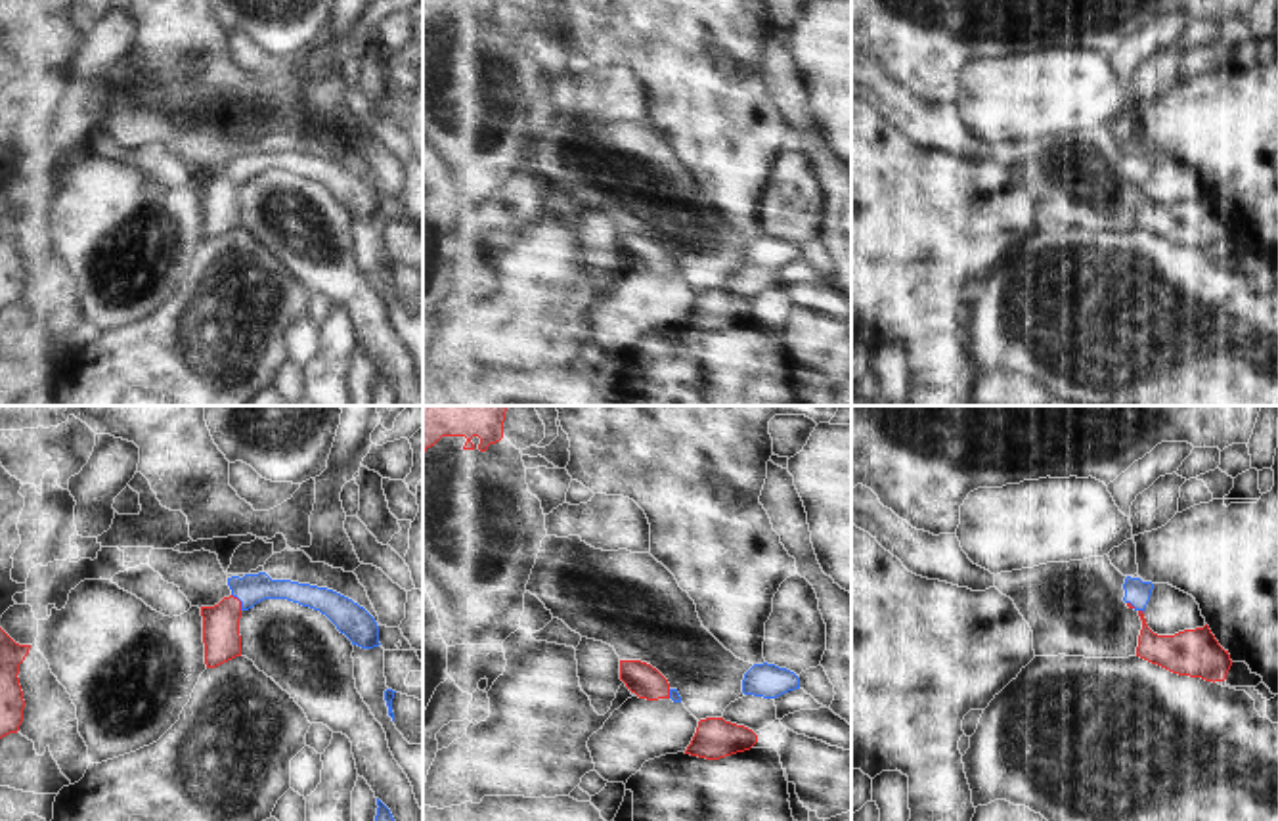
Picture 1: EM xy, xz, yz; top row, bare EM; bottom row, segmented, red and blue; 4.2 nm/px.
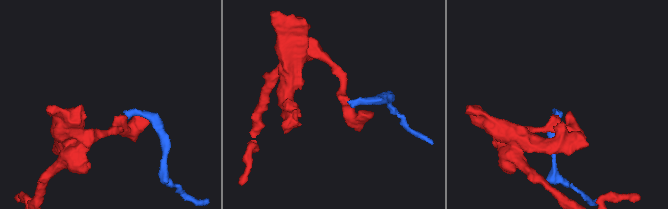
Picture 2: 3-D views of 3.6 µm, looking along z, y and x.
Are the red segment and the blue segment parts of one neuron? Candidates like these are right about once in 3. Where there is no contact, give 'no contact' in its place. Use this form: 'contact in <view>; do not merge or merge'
contact in xy; merge

